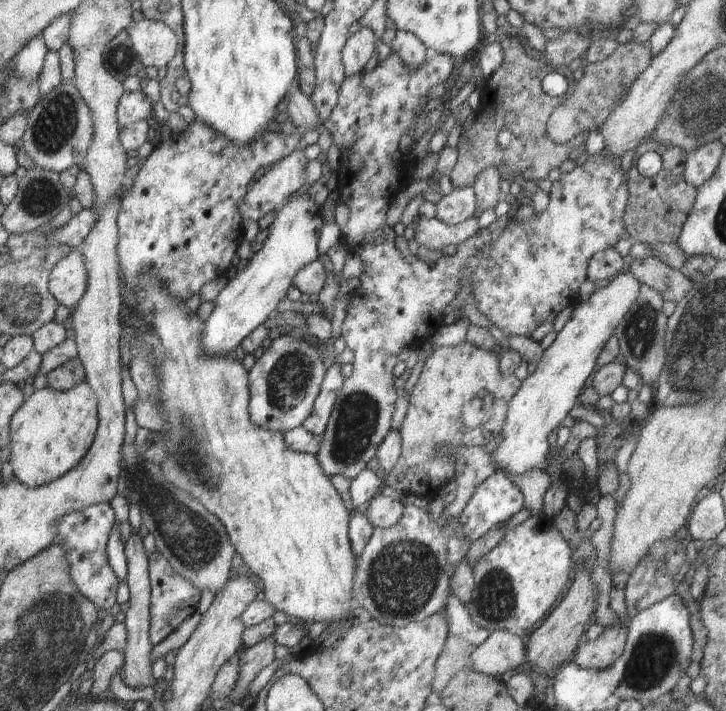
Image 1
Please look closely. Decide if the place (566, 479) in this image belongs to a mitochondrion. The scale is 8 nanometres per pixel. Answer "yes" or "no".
no

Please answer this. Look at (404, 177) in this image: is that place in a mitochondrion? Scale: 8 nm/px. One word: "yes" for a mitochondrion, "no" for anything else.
no

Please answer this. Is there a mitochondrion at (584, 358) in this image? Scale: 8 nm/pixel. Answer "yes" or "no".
no

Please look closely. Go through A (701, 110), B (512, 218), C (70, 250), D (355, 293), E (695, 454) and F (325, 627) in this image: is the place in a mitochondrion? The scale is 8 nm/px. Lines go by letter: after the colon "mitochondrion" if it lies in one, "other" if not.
A: mitochondrion
B: other
C: other
D: other
E: other
F: other

